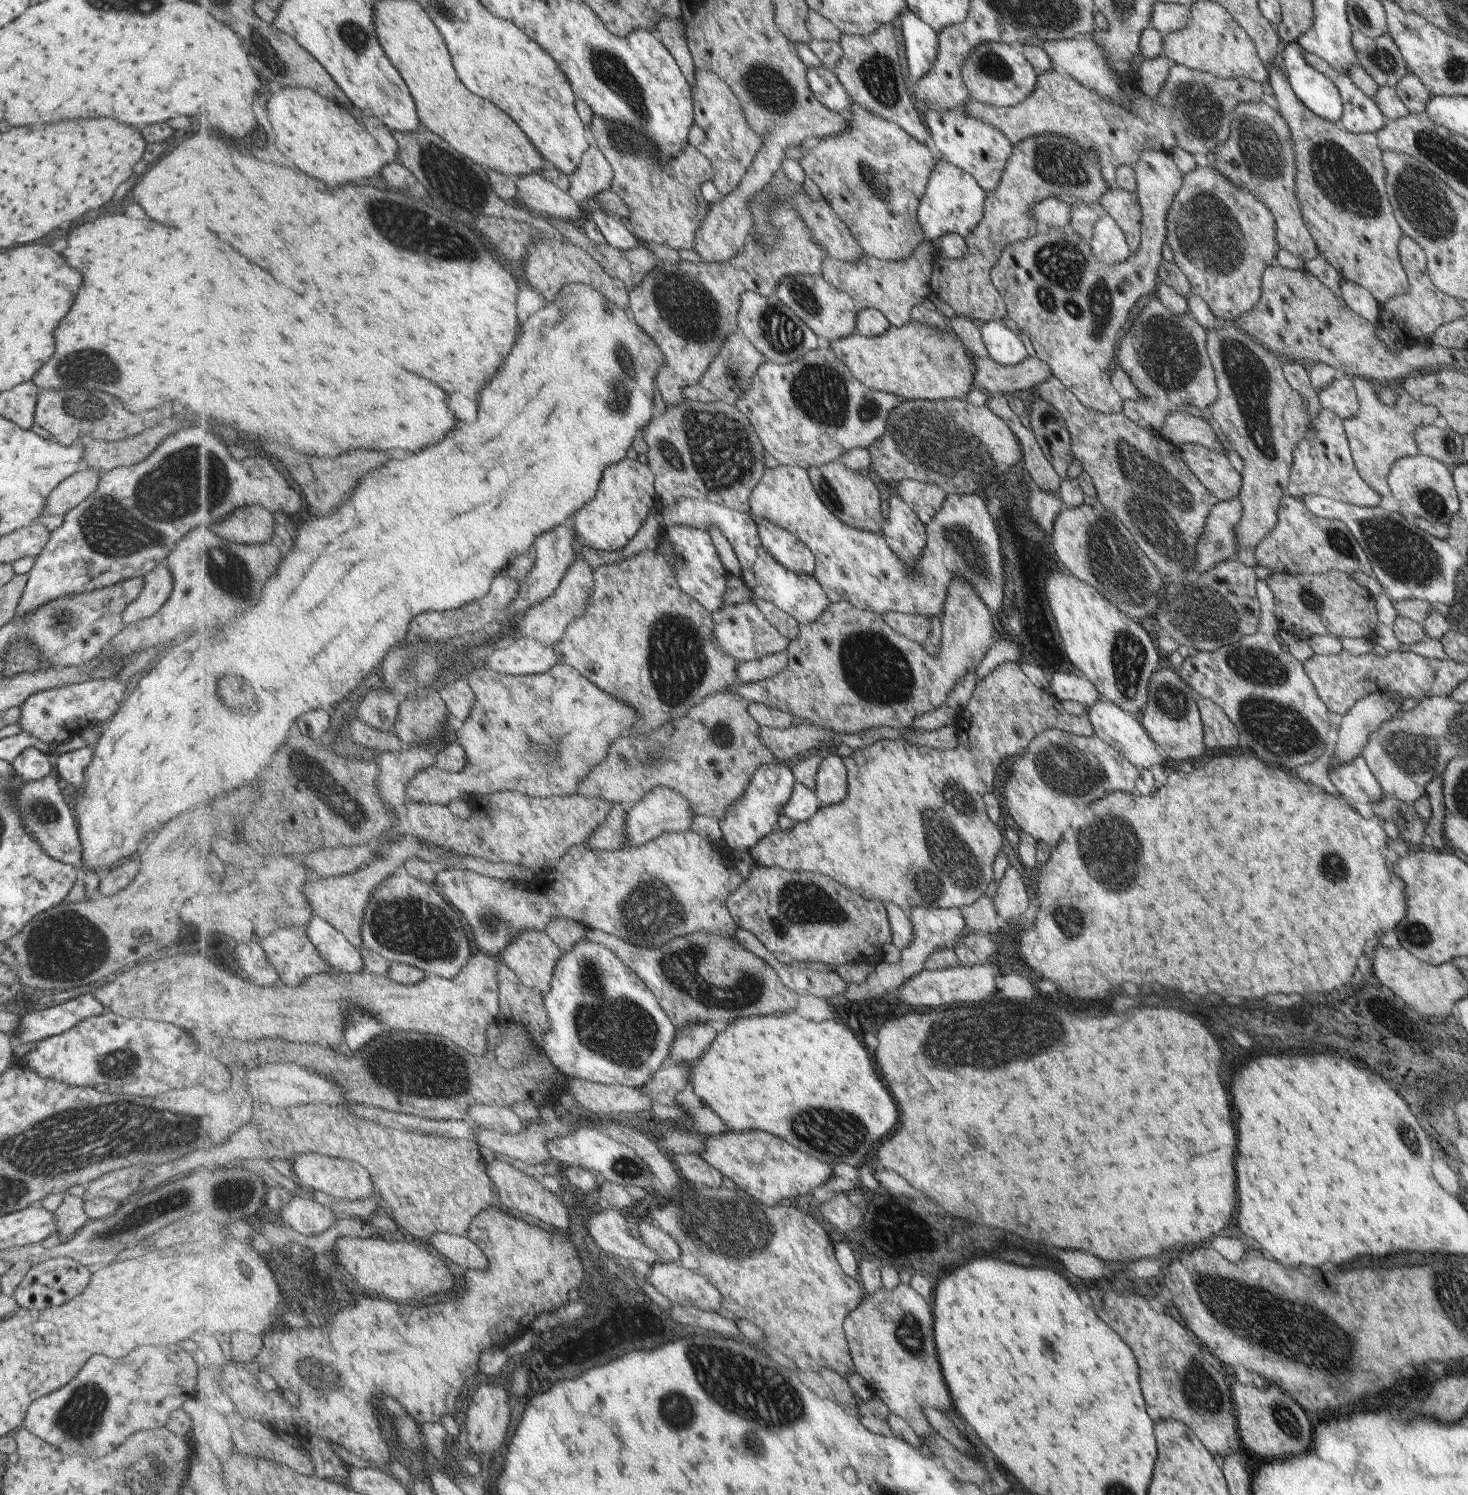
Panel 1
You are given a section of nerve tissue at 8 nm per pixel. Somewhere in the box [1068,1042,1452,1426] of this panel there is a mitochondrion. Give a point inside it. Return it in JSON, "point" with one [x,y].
{"point":[1307,1334]}

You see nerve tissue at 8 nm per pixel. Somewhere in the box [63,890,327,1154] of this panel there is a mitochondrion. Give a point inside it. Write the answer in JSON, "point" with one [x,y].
{"point":[113,1063]}

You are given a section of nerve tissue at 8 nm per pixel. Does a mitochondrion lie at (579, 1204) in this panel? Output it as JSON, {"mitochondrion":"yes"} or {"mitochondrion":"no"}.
{"mitochondrion":"no"}

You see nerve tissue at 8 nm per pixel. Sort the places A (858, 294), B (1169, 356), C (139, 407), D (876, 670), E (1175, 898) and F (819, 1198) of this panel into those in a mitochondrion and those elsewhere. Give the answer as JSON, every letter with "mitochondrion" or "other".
{"A":"other","B":"mitochondrion","C":"other","D":"mitochondrion","E":"other","F":"other"}

